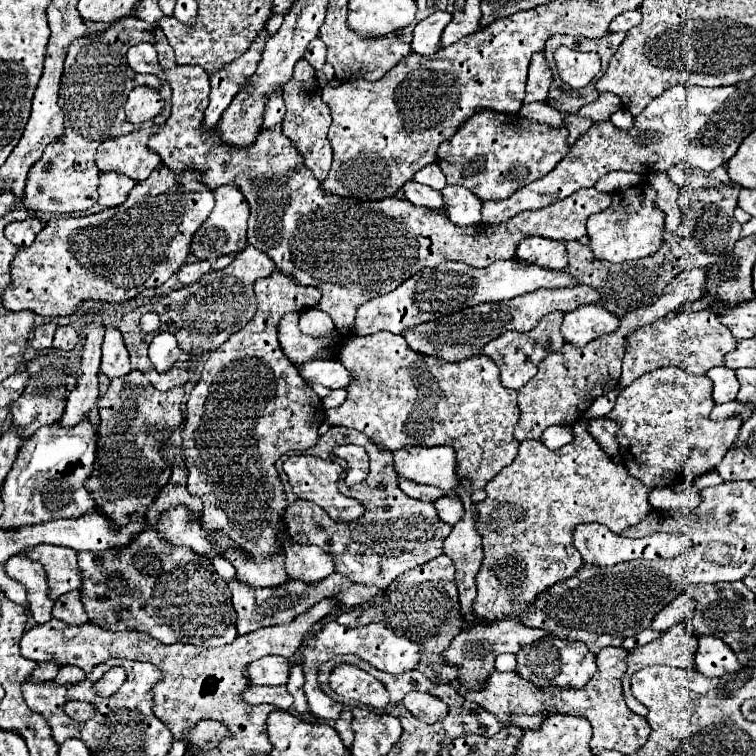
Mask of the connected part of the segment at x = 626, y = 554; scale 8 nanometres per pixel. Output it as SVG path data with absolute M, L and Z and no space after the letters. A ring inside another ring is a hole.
M589 523L589 525L581 525L575 529L573 545L581 553L585 563L597 565L597 567L609 567L609 565L617 565L617 563L625 563L625 561L633 561L633 559L671 559L671 557L677 557L681 551L685 551L689 547L689 539L681 533L655 533L655 535L641 537L641 539L627 539L623 535L611 533L605 525Z

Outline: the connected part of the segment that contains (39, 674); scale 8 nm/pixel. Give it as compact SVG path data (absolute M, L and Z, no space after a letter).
M45 661L45 663L39 663L35 667L35 671L31 673L31 681L49 681L49 679L55 679L55 675L59 673L59 665L55 661Z

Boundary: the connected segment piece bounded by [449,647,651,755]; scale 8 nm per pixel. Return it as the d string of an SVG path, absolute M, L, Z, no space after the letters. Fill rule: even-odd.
M623 647L601 649L597 653L597 673L591 677L591 681L583 689L537 689L529 681L521 679L515 671L509 671L509 673L493 671L489 679L485 681L485 687L481 687L481 691L469 691L469 687L465 687L465 683L461 683L459 679L449 681L449 685L455 687L463 699L475 701L485 711L499 715L501 721L505 721L509 713L533 715L541 711L585 717L593 727L593 737L589 741L593 755L597 755L603 749L615 749L623 755L629 755L641 749L641 745L645 745L645 741L649 739L651 727L645 717L633 713L623 701L621 677L625 675L625 669L627 669L625 657L627 657L627 651Z

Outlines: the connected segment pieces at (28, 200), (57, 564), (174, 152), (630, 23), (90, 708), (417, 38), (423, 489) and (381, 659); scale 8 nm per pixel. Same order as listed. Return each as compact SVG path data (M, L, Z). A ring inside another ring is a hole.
M135 17L121 19L105 33L87 35L69 45L59 91L59 105L65 111L65 133L57 143L49 143L41 159L31 167L23 197L27 209L73 213L87 211L97 203L97 185L101 175L95 165L97 147L107 137L127 135L133 129L146 128L146 122L133 125L125 117L123 105L129 95L129 79L113 77L113 65L119 65L119 59L127 53L129 45L135 45L137 41L161 45L161 55L173 55L173 47L169 47L161 27L147 27Z
M41 543L41 547L31 547L29 551L21 551L21 555L39 561L45 567L51 601L59 599L63 593L81 589L83 573L77 565L77 551L69 547Z
M175 65L169 69L167 77L173 97L171 97L171 117L167 119L165 127L161 127L151 139L149 149L161 155L163 163L171 171L183 171L183 169L195 169L205 175L205 183L211 189L217 189L219 185L233 183L237 185L249 207L249 231L247 241L267 253L279 271L295 277L301 285L313 285L321 289L321 301L319 309L325 311L335 327L339 331L349 331L355 321L355 311L365 301L389 293L395 287L399 287L405 279L419 273L425 267L439 267L445 261L463 261L471 267L485 267L499 259L513 259L515 249L519 241L525 235L541 235L547 239L557 241L571 241L585 235L585 223L589 215L605 211L611 205L611 193L597 191L595 187L575 191L573 195L553 201L549 207L539 211L523 211L521 215L515 215L511 221L501 225L485 225L479 223L479 227L457 227L449 223L449 219L433 213L427 207L415 207L405 199L387 197L383 201L359 201L359 199L343 199L337 195L327 195L321 191L319 181L313 177L313 173L303 165L301 155L295 151L291 141L281 133L281 125L275 125L267 131L261 131L257 135L255 147L247 149L231 149L223 145L213 131L201 131L203 113L209 103L209 75L199 65Z
M633 9L633 11L625 11L621 15L617 15L613 21L611 21L611 31L629 31L631 27L639 25L641 23L641 11L639 9Z
M69 701L65 703L65 713L75 721L87 721L87 719L93 719L95 705L85 701Z
M435 11L427 19L419 21L413 29L413 41L411 41L413 51L425 57L437 53L441 49L443 29L449 25L449 21L451 21L451 13L447 11Z
M399 479L399 487L405 495L409 495L413 499L419 499L419 501L437 501L443 495L443 491L439 487L420 485L413 483L413 481L407 481L407 479Z
M327 621L321 625L321 629L313 635L309 635L305 641L303 641L303 647L301 647L301 657L303 657L303 673L305 673L305 695L309 699L309 709L315 717L319 719L339 719L341 717L341 711L343 711L343 705L337 703L337 701L331 701L321 689L319 689L319 683L317 683L317 671L319 671L319 665L333 659L335 655L345 655L345 653L355 653L359 655L363 661L371 663L373 667L381 669L381 671L389 671L389 673L403 673L403 671L409 671L409 669L415 669L417 667L417 661L419 661L419 653L421 653L421 647L405 637L399 637L395 635L393 631L389 631L385 625L381 623L371 623L371 625L365 625L365 627L357 627L357 629L351 629L351 627L343 627L339 625L337 621Z

